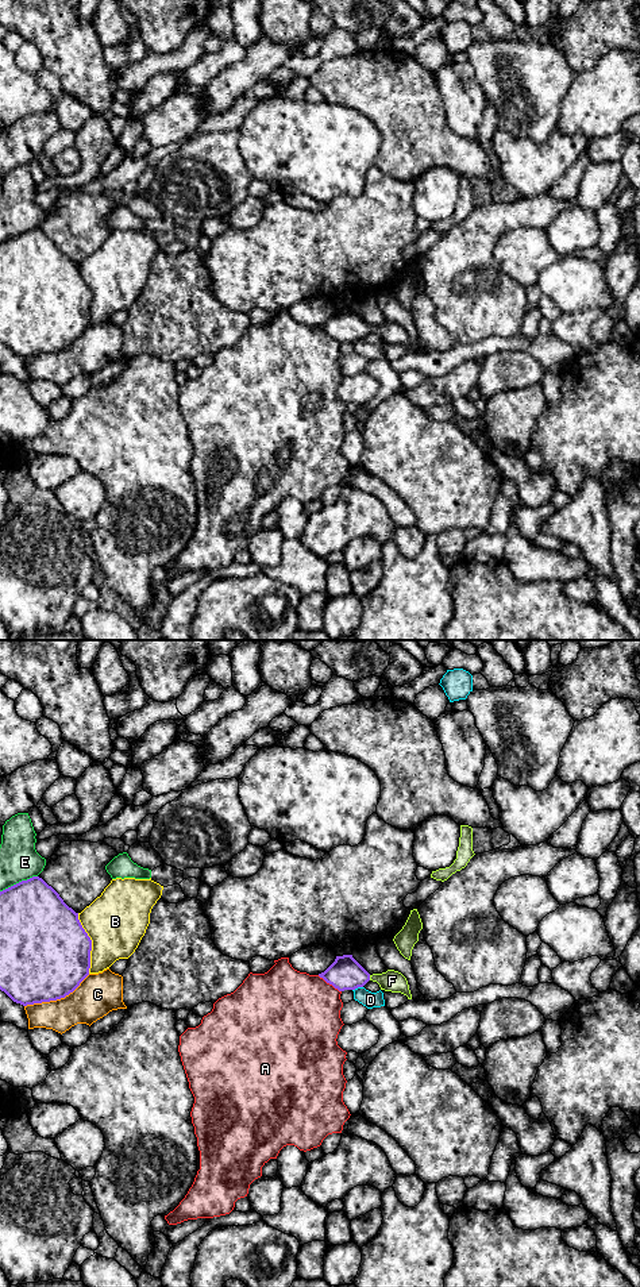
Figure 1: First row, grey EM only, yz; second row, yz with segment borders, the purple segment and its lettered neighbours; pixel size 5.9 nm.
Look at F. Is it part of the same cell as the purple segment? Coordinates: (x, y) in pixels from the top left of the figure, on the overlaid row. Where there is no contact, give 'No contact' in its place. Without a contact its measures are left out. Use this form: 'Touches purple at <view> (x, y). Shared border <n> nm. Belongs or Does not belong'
Touches purple at yz (369, 978). Shared border 30 nm. Belongs

